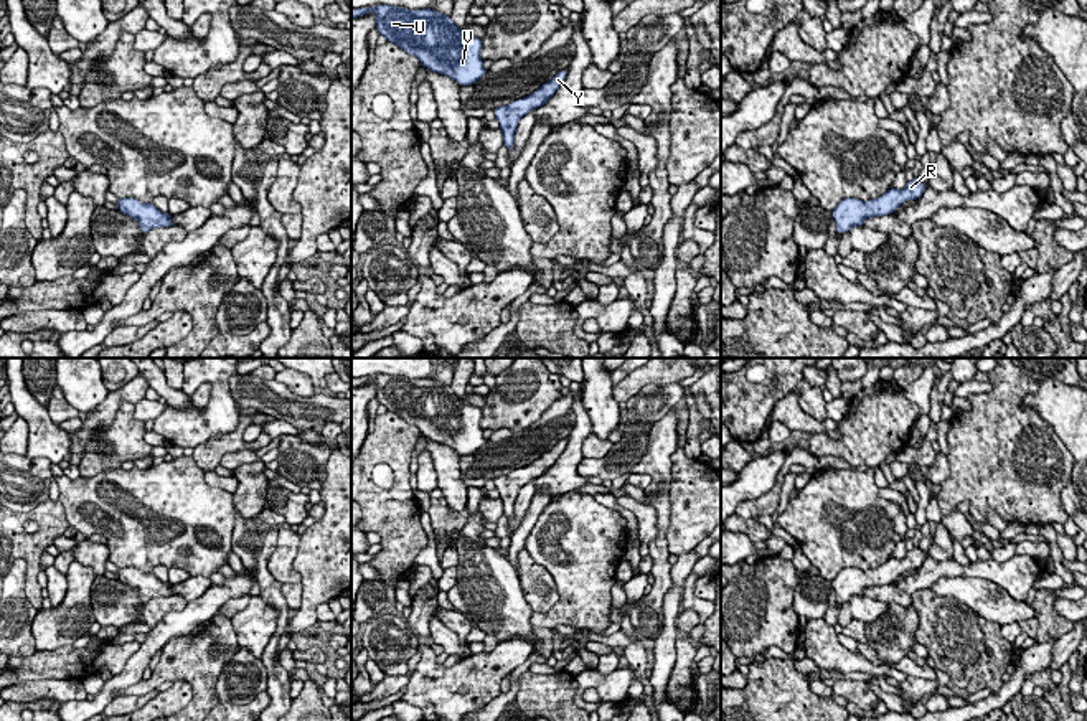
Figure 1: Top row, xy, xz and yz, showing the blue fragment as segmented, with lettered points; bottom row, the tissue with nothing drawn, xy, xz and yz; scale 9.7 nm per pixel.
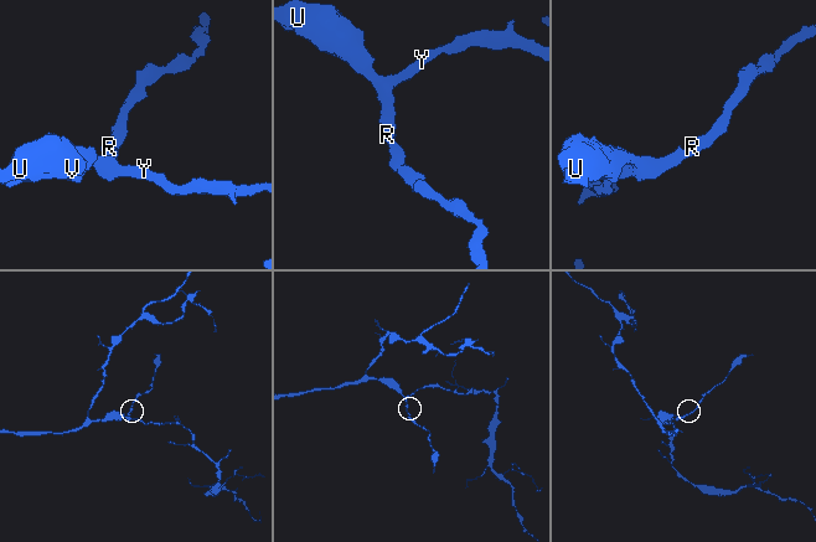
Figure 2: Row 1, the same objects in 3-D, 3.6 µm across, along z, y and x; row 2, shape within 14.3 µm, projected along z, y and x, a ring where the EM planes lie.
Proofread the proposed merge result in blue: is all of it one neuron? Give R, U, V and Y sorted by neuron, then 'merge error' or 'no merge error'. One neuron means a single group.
groups R U V Y; no merge error

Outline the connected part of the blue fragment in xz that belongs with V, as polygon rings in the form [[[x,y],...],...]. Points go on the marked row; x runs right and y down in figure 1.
[[[376,5],[351,8],[351,18],[376,13],[376,30],[389,43],[416,56],[429,71],[449,76],[460,86],[475,84],[488,71],[480,58],[482,40],[465,35],[450,16],[431,8],[407,10]]]

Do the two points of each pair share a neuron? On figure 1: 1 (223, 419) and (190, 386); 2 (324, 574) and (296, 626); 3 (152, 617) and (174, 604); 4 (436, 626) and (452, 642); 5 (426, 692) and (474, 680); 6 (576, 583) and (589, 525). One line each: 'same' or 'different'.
1: same
2: same
3: same
4: same
5: same
6: same

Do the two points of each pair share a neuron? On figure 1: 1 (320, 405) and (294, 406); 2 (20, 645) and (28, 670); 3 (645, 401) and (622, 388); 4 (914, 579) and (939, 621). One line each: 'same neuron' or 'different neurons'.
1: same neuron
2: different neurons
3: different neurons
4: different neurons

